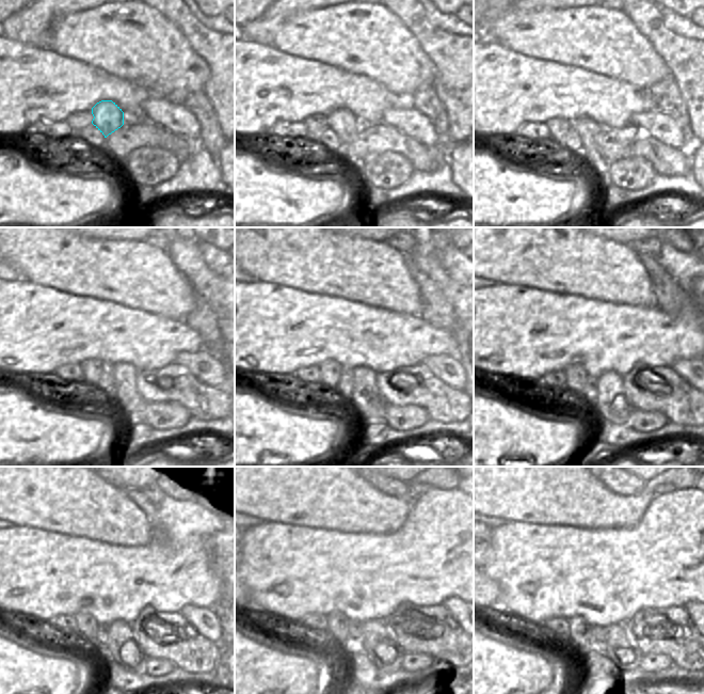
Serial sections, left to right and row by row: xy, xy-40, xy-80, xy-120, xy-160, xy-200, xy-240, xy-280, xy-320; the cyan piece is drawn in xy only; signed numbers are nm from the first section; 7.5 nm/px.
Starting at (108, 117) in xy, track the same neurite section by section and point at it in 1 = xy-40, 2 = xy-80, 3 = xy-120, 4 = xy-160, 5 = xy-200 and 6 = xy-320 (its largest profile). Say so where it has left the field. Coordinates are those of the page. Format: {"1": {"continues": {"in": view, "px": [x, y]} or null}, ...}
{"1": {"continues": {"in": "xy-40", "px": [342, 122]}}, "2": {"continues": {"in": "xy-80", "px": [590, 132]}}, "3": {"continues": {"in": "xy-120", "px": [126, 396]}}, "4": {"continues": {"in": "xy-160", "px": [367, 400]}}, "5": {"continues": {"in": "xy-200", "px": [611, 406]}}, "6": {"continues": {"in": "xy-320", "px": [620, 647]}}}

